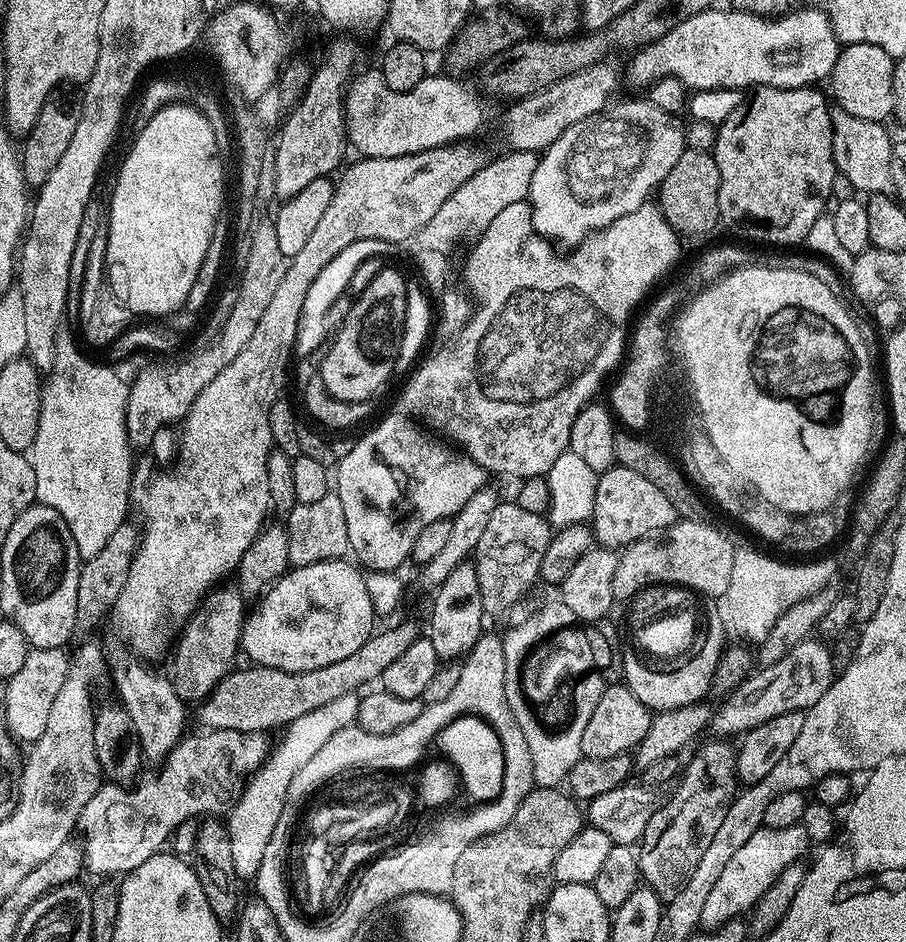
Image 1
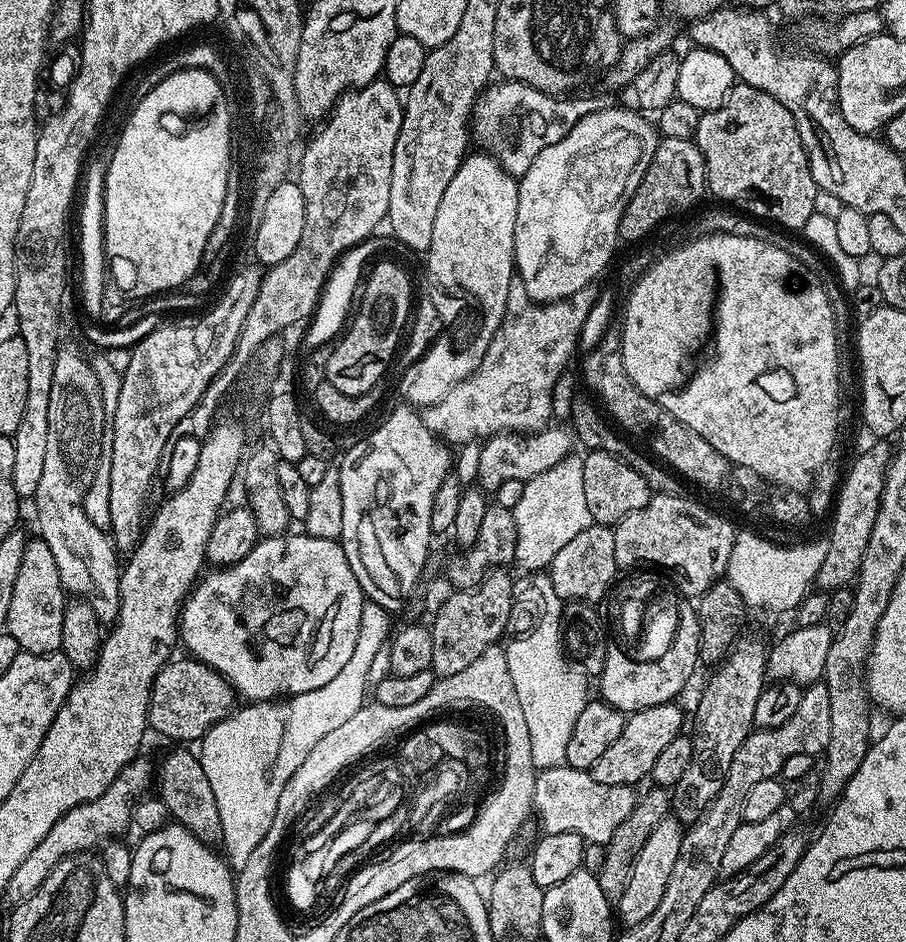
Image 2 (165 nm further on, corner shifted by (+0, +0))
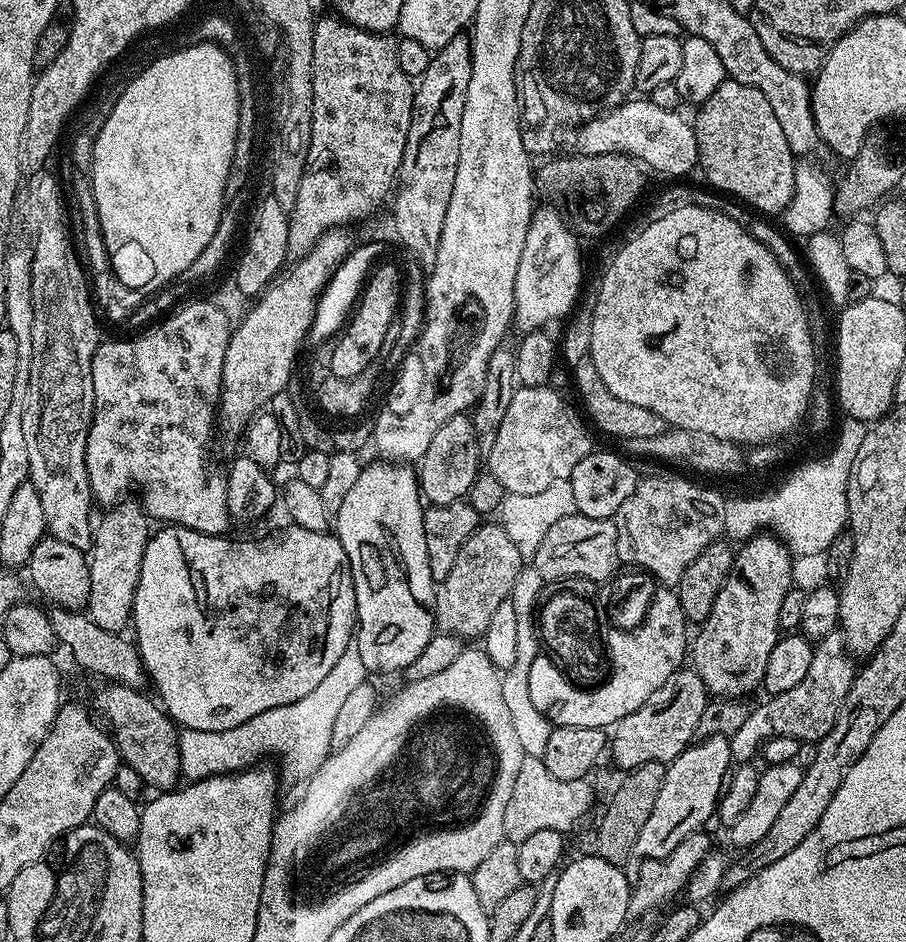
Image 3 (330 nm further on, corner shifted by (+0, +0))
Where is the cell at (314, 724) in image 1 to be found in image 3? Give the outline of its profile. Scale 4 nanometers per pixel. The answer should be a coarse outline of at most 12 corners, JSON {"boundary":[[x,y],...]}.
{"boundary":[[359,643],[290,706],[234,730],[183,729],[191,782],[280,759],[299,789],[333,751],[341,705],[370,668]]}

